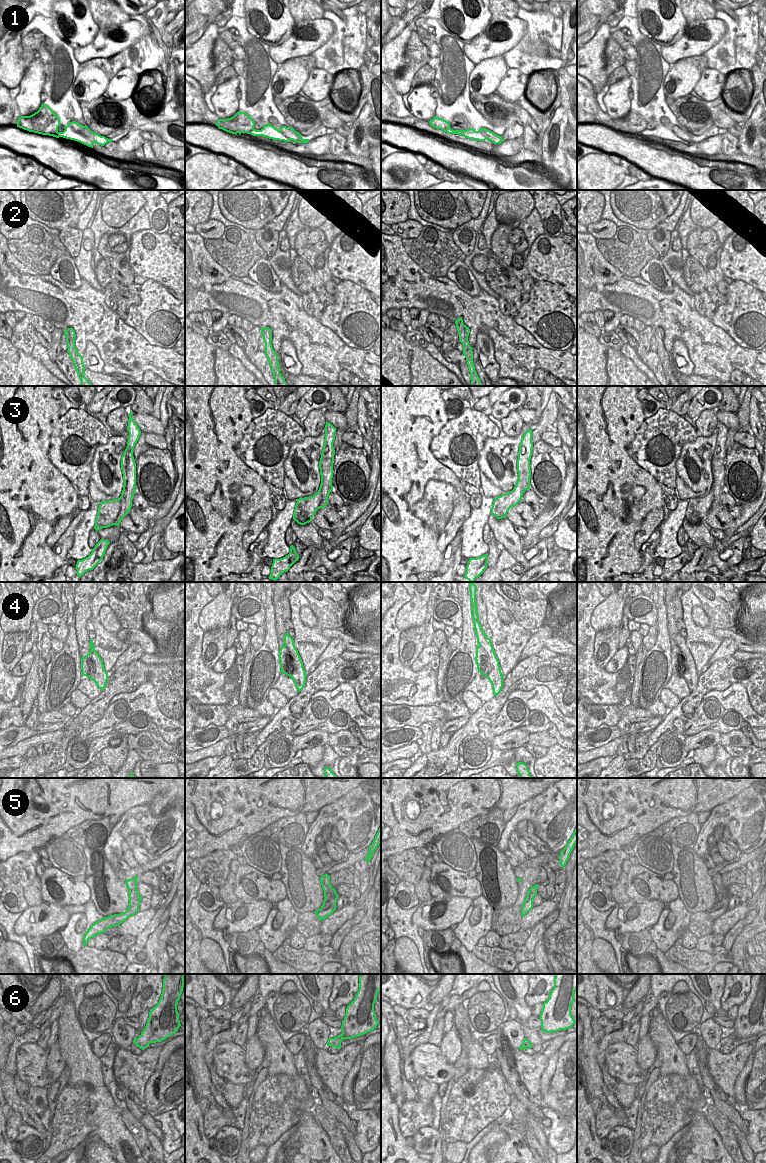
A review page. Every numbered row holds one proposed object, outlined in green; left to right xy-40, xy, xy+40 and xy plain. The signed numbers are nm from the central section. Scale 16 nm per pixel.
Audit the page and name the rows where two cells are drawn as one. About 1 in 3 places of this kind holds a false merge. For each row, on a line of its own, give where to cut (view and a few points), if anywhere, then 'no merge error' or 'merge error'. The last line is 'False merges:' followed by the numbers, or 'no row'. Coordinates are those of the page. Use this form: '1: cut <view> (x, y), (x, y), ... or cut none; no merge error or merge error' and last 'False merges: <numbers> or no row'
1: cut none; no merge error
2: cut xy+40 (464, 325), (468, 335); merge error
3: cut xy (321, 455), (326, 466), (323, 471), (323, 480), (331, 484); merge error
4: cut xy-40 (90, 650), (99, 665), (99, 672), (89, 677); merge error
5: cut xy (335, 891), (327, 901), (323, 902); merge error
6: cut none; no merge error
False merges: 2, 3, 4, 5

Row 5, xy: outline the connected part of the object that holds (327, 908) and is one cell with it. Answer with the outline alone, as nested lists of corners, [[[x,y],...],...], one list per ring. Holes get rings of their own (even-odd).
[[[335,892],[328,902],[323,902],[320,909],[314,911],[320,921],[327,918],[336,910],[336,903],[338,899],[338,894]]]

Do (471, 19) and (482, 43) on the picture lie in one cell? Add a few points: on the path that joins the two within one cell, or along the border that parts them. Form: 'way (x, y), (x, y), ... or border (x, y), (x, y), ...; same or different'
border (491, 14), (489, 23), (469, 43), (464, 44); different

